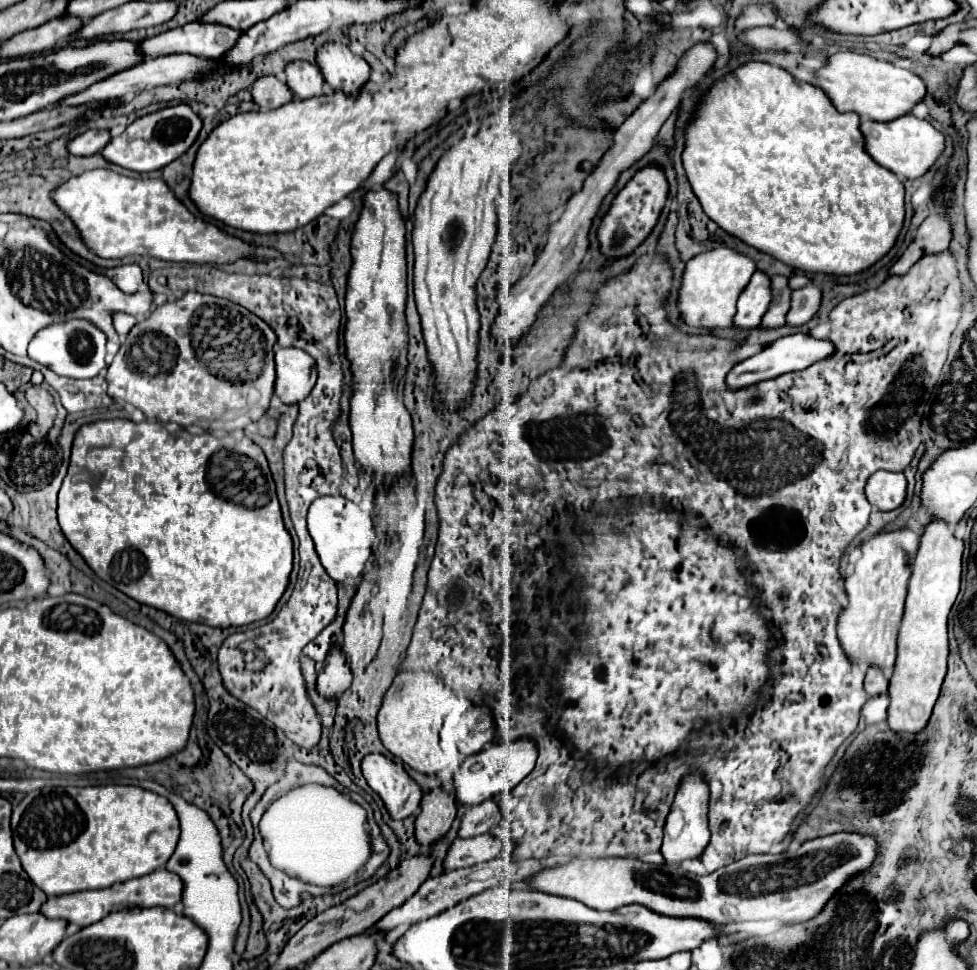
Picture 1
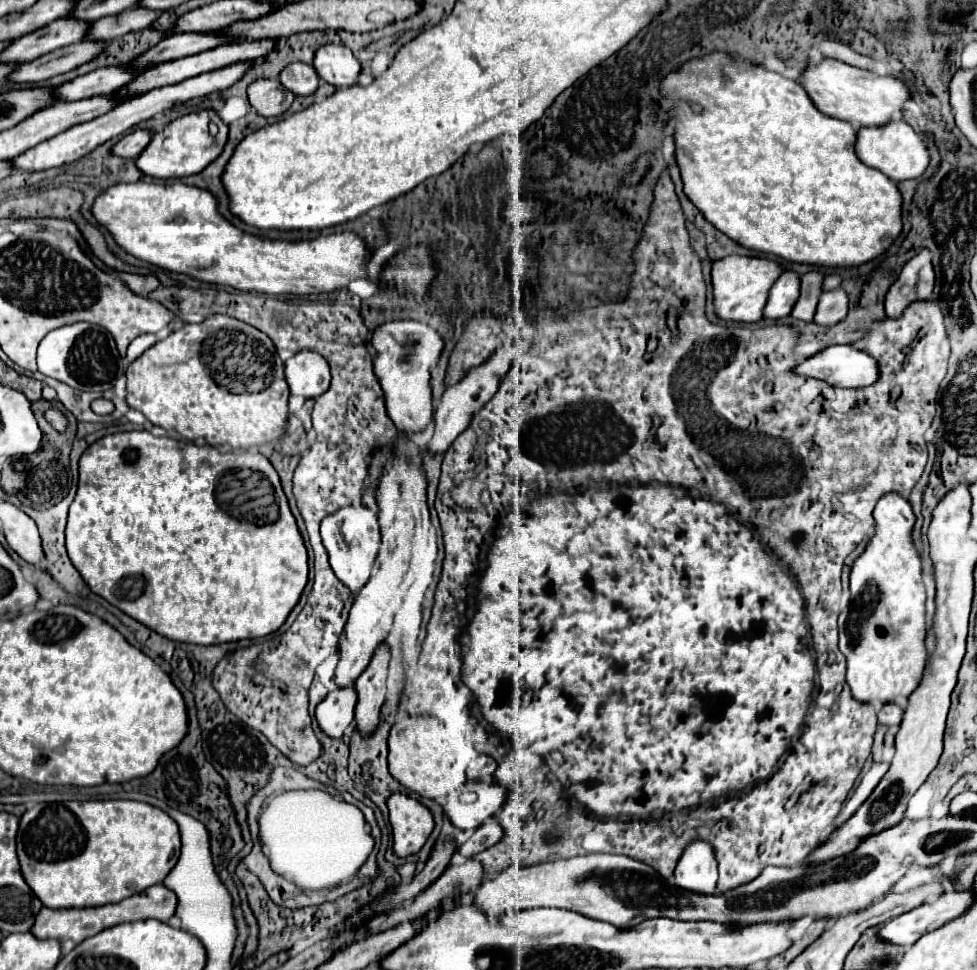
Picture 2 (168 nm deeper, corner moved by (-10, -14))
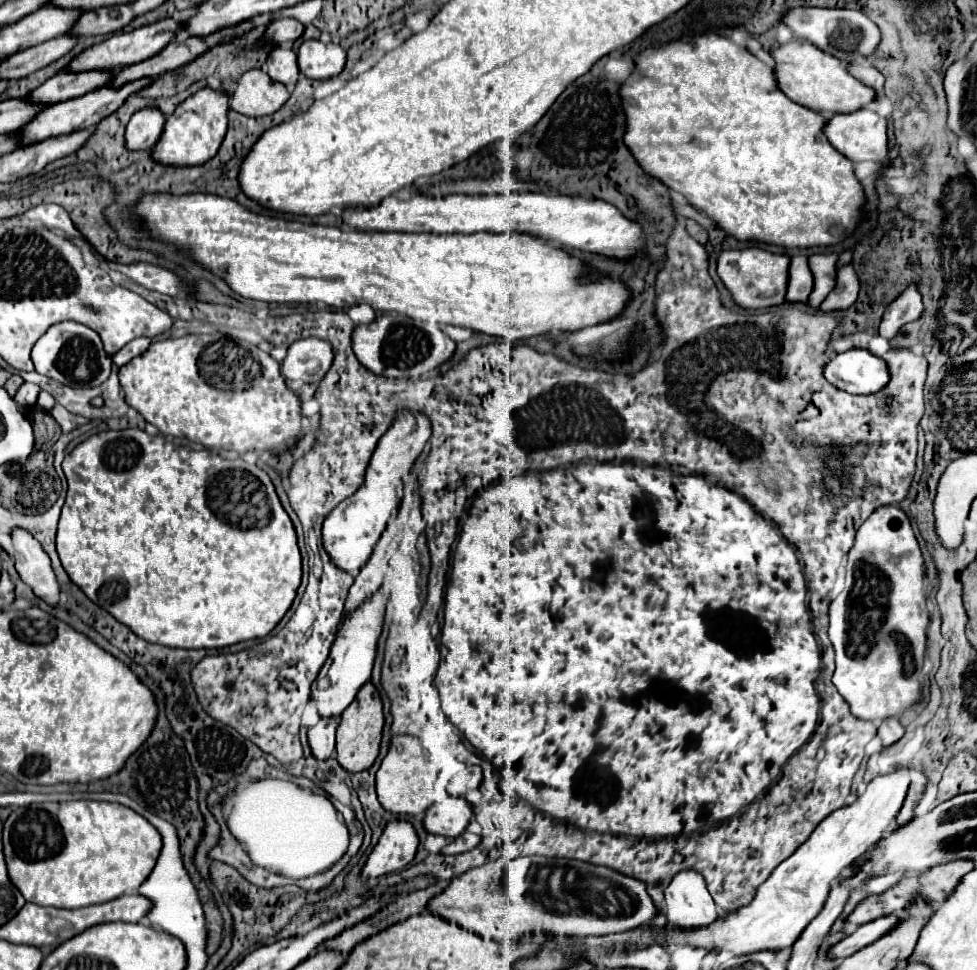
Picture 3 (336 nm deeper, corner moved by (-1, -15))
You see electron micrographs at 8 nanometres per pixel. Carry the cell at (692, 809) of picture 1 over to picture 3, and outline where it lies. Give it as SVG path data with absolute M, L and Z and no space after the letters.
M681 871L665 889L667 923L673 929L697 929L713 923L717 907L705 887L703 877L697 871Z

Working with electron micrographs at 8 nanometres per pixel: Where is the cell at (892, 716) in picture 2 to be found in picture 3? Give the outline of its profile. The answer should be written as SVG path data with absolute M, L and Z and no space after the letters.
M893 717L893 719L885 719L885 721L881 723L879 731L877 731L877 735L881 737L883 747L891 747L891 745L895 745L895 743L903 737L903 733L905 733L905 729L903 729L901 723L897 721L897 717Z

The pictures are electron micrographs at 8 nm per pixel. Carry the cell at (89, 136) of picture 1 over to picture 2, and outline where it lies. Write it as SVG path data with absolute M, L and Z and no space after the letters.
M134 130L112 146L112 154L118 158L136 158L150 142L148 130Z

